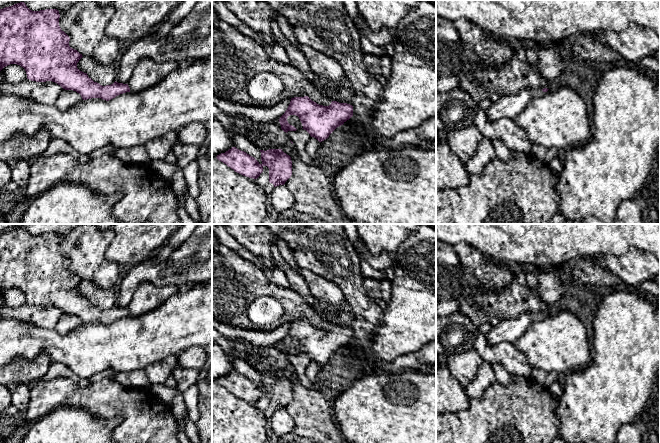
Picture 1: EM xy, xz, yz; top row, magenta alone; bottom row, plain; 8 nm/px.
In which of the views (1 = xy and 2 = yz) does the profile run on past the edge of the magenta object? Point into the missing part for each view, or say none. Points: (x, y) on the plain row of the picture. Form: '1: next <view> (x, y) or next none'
1: next none
2: next yz (510, 330)

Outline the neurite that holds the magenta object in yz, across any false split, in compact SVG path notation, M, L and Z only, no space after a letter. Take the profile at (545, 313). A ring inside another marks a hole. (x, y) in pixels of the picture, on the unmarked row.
M524 312L515 318L501 320L497 326L491 328L486 336L490 345L496 345L503 341L515 343L534 321L540 320L549 313Z

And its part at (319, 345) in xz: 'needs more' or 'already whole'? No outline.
needs more

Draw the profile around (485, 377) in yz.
M484 361L474 379L466 387L470 398L479 398L496 381L492 364Z

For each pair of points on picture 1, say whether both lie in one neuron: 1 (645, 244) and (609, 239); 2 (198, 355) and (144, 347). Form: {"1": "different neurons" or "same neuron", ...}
{"1": "same neuron", "2": "different neurons"}

